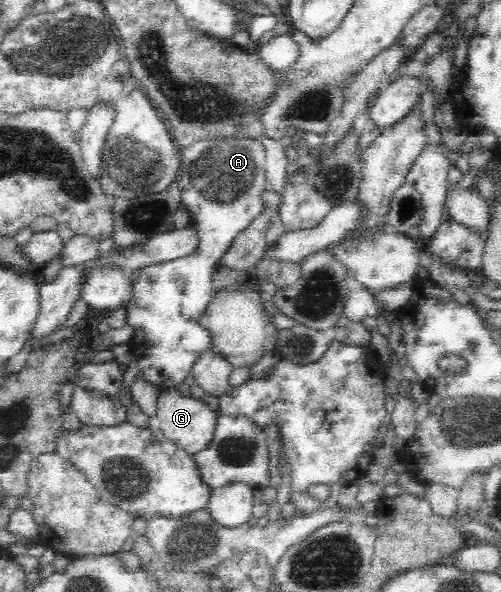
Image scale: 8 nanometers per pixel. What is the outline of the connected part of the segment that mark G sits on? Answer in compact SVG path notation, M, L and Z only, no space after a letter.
M176 389L165 391L158 396L157 419L159 419L160 431L165 438L188 454L198 454L206 450L212 442L216 426L216 412L200 400L183 396Z

